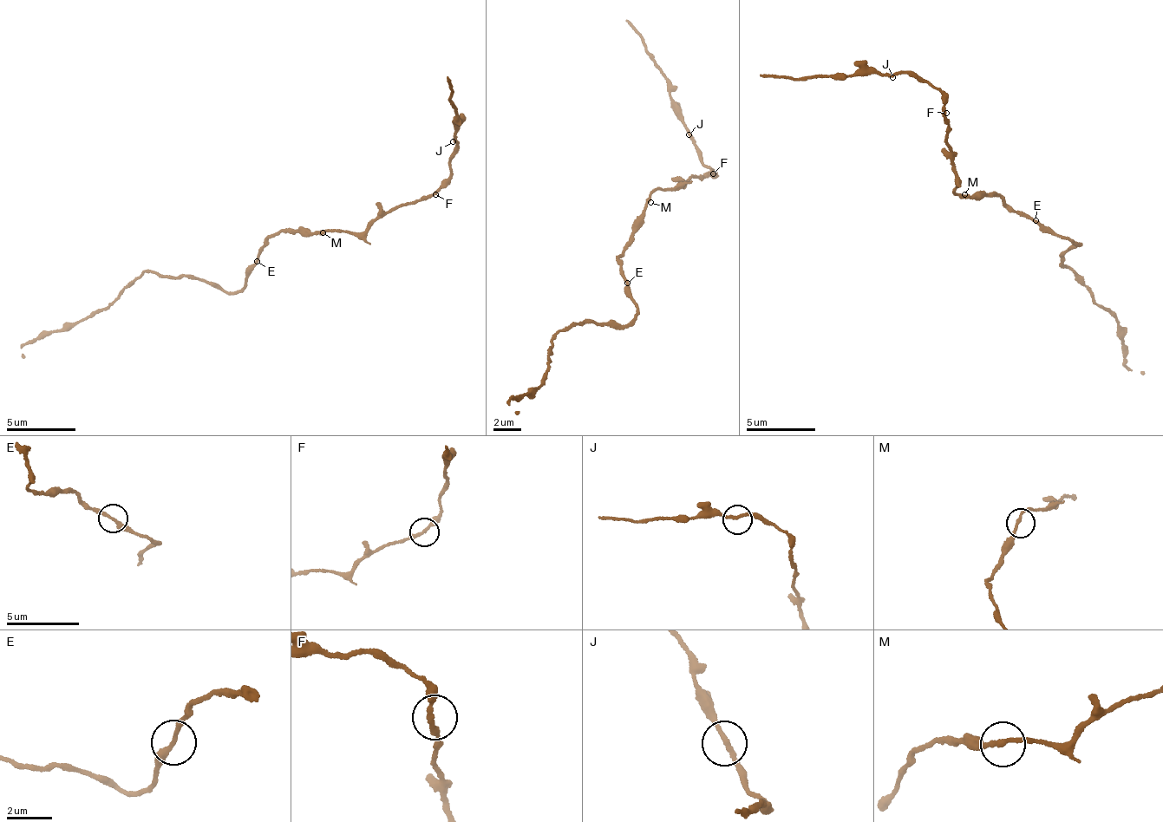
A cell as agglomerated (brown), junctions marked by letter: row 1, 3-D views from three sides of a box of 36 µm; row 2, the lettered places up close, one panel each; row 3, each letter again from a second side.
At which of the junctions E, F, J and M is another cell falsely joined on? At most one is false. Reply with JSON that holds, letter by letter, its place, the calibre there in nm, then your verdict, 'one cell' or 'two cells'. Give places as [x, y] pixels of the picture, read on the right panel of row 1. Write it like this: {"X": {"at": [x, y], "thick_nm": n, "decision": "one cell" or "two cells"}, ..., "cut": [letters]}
{"E": {"at": [1035, 220], "thick_nm": 240, "decision": "one cell"}, "F": {"at": [946, 113], "thick_nm": 240, "decision": "one cell"}, "J": {"at": [892, 77], "thick_nm": 190, "decision": "one cell"}, "M": {"at": [964, 194], "thick_nm": 190, "decision": "one cell"}, "cut": []}

